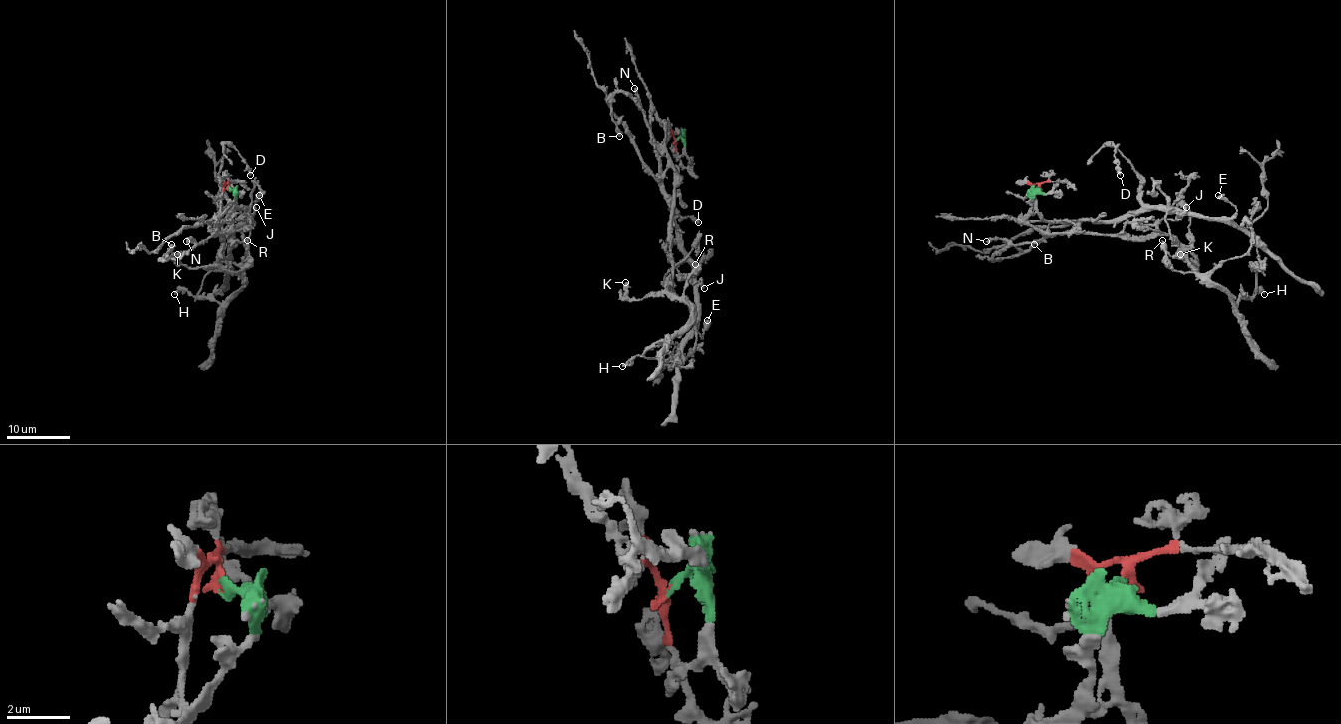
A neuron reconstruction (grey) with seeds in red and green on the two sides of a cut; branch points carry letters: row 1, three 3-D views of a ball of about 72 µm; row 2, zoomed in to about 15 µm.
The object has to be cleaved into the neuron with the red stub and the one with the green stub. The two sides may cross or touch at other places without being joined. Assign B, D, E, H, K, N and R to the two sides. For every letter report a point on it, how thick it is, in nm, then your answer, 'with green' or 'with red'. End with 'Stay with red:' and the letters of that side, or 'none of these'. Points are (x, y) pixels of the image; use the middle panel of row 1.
B: at (619, 136); 400 nm thick; with green
D: at (698, 222); 280 nm thick; with red
E: at (707, 320); 550 nm thick; with red
H: at (622, 366); 260 nm thick; with green
K: at (625, 282); 440 nm thick; with green
N: at (634, 88); 240 nm thick; with green
R: at (695, 264); 220 nm thick; with green
Stay with red: D, E

